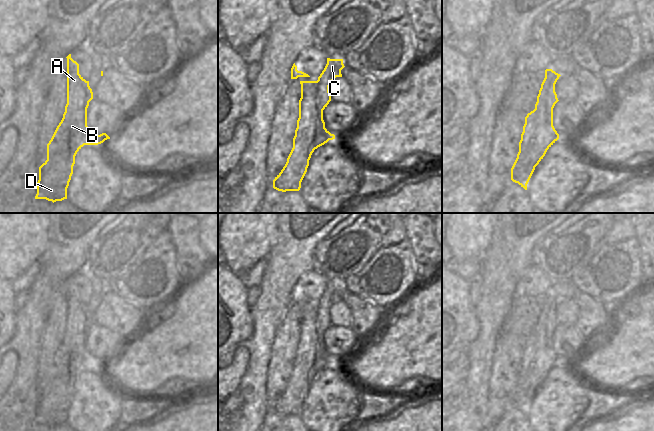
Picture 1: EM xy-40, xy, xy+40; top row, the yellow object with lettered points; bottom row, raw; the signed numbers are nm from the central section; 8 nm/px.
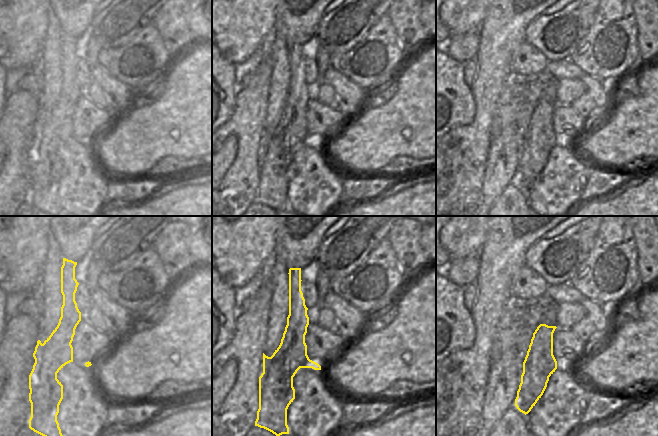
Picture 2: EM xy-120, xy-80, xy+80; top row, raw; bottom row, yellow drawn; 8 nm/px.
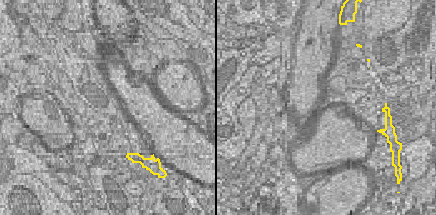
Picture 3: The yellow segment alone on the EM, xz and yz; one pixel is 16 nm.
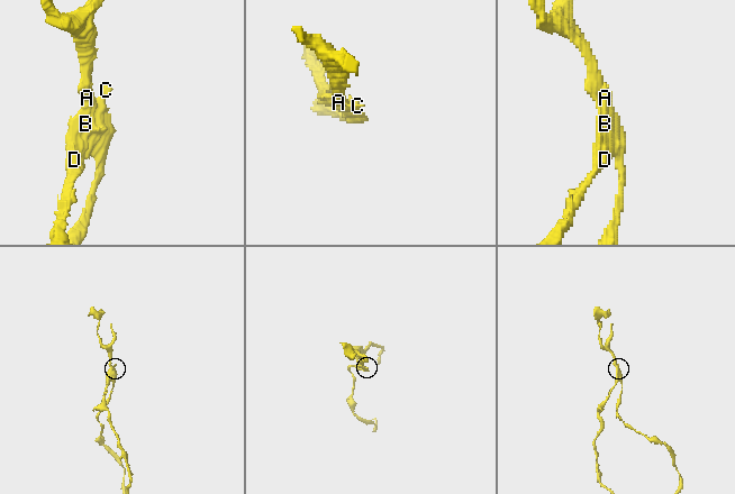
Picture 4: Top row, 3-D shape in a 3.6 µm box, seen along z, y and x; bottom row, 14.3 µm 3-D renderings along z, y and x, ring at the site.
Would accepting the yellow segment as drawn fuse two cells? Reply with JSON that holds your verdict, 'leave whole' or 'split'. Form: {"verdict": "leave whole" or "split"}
{"verdict": "split"}

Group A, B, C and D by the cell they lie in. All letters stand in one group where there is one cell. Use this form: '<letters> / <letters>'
A B D / C

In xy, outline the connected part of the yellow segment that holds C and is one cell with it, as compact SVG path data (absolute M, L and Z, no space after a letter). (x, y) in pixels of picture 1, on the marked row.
M327 58L327 64L318 77L319 86L317 88L317 96L315 102L317 104L317 134L313 142L313 148L311 154L315 149L324 145L329 140L335 139L335 135L331 134L325 128L325 122L323 120L323 110L327 107L331 101L331 94L329 92L329 86L336 77L342 77L341 70L344 68L343 59L330 59Z

